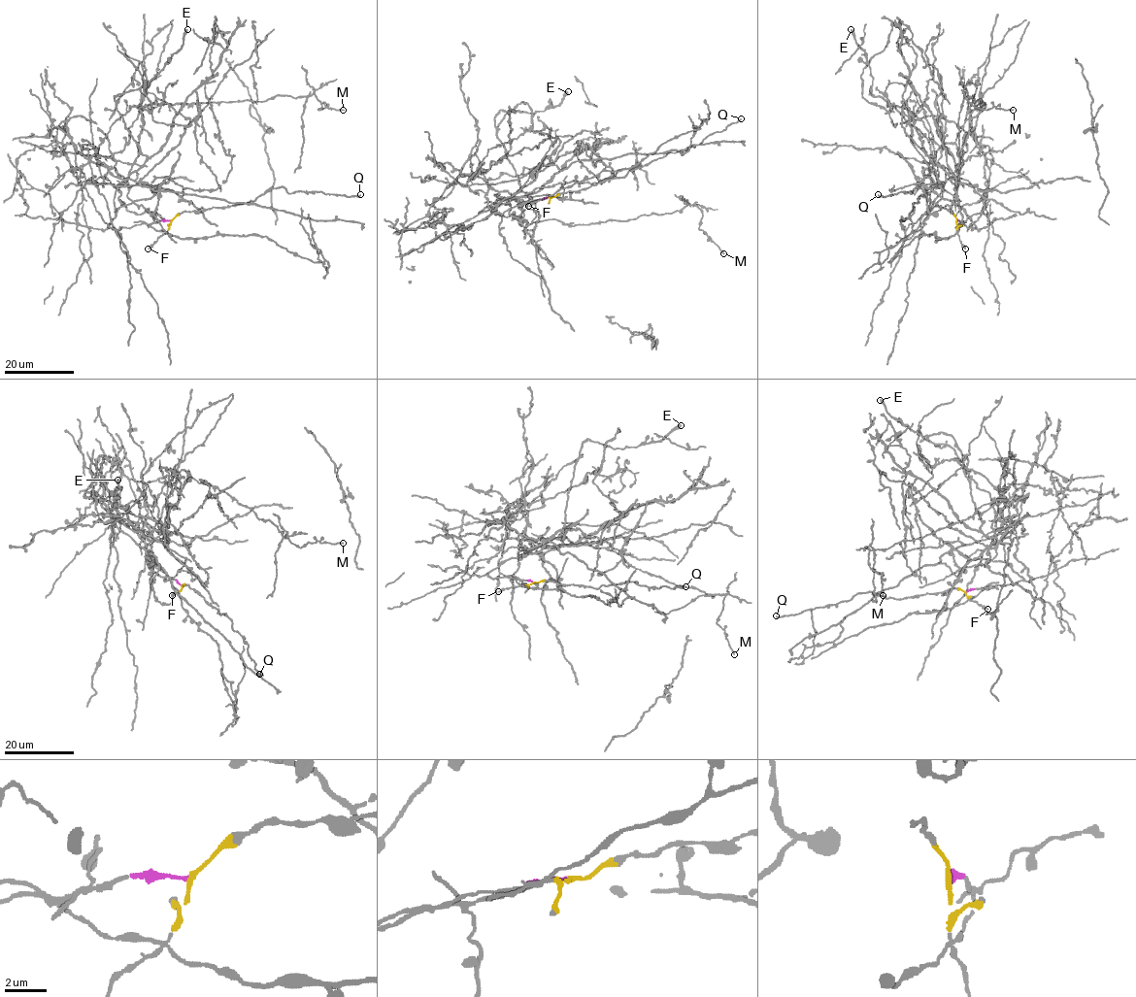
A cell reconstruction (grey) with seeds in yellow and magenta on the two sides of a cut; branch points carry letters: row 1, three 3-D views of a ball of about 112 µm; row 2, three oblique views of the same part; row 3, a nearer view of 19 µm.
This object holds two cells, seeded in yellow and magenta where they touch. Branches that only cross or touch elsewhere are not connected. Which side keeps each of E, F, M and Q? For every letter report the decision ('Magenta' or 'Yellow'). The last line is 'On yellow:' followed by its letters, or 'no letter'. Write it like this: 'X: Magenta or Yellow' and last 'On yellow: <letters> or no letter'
E: Magenta
F: Yellow
M: Magenta
Q: Yellow
On yellow: F, Q

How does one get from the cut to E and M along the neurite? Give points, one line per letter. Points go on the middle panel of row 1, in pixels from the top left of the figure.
E: (551, 197), (489, 216), (501, 201), (526, 194), (496, 134), (494, 116), (556, 107), (568, 91)
M: (551, 197), (489, 216), (513, 195), (525, 210), (523, 226), (628, 220), (694, 204), (699, 228), (723, 254)

